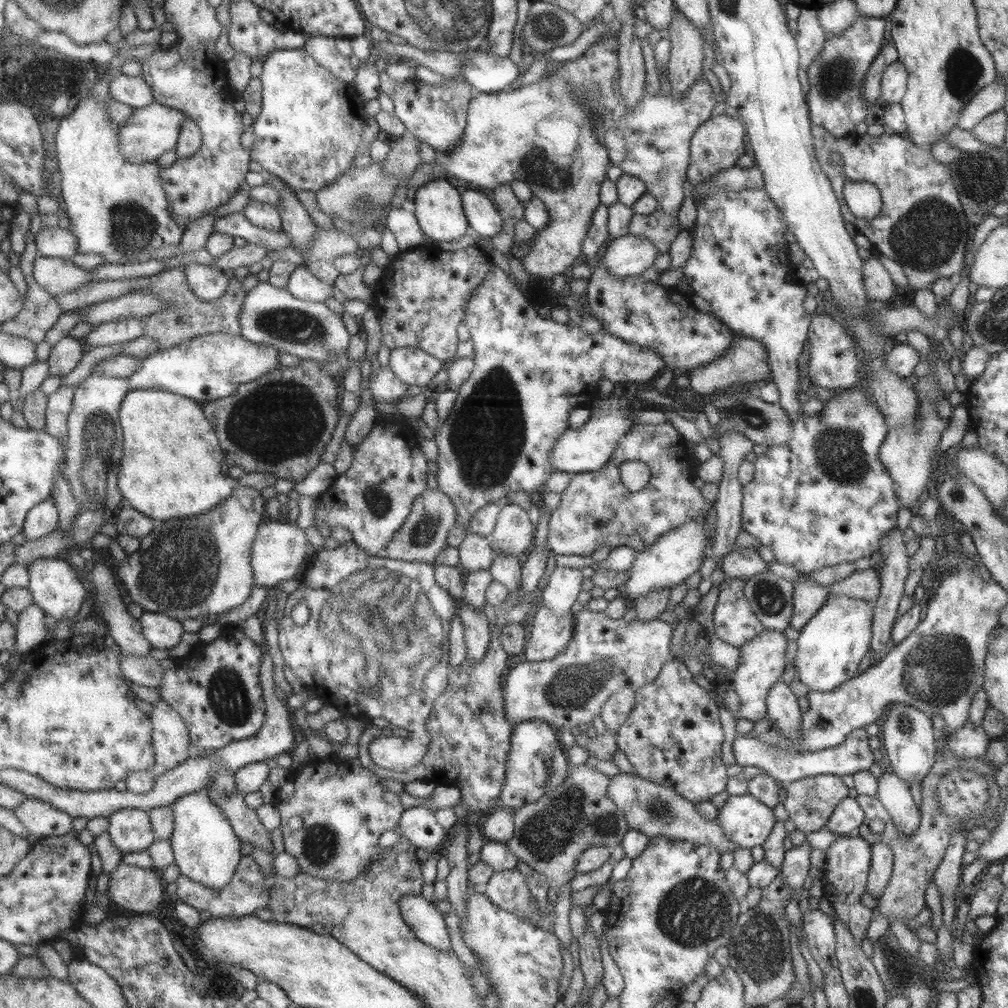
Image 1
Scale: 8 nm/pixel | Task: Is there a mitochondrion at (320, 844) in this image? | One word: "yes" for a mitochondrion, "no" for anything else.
yes

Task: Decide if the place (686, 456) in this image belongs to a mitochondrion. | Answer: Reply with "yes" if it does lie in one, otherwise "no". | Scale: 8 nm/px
no

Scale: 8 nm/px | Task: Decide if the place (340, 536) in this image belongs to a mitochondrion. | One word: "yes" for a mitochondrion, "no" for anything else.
no

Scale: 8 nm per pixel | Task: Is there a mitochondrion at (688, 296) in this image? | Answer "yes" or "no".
no

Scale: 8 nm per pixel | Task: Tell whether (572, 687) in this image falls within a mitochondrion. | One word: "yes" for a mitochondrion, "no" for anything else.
yes

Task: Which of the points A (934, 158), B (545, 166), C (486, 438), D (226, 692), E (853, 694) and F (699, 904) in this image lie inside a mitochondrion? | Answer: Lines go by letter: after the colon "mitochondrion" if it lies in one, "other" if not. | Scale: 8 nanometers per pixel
A: other
B: mitochondrion
C: mitochondrion
D: mitochondrion
E: other
F: mitochondrion

